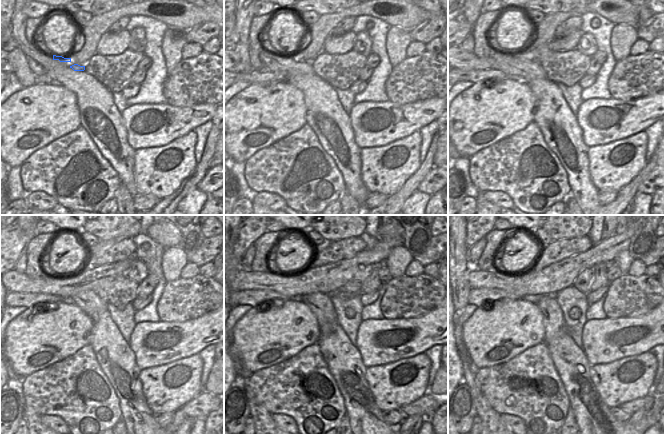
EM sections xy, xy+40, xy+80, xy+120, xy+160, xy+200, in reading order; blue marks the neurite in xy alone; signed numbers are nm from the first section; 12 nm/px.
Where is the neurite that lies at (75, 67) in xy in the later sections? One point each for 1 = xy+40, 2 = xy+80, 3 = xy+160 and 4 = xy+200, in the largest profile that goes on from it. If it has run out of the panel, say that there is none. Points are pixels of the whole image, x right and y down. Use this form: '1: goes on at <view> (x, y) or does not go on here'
1: goes on at xy+40 (297, 68)
2: goes on at xy+80 (529, 71)
3: goes on at xy+160 (320, 304)
4: goes on at xy+200 (555, 327)

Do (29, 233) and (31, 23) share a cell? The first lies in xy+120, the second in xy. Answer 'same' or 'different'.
different

